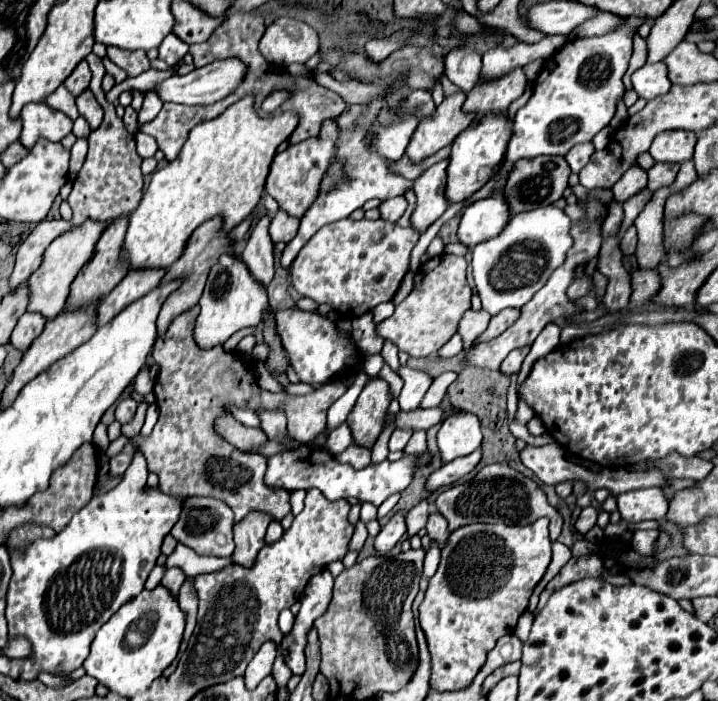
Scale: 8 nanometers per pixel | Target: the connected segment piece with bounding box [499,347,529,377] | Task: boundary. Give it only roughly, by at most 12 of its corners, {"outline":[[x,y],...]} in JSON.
{"outline":[[529,347],[515,349],[503,359],[499,371],[507,377],[519,373]]}

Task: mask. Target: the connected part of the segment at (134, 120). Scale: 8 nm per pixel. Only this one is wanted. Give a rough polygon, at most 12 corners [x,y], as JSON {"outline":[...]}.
{"outline":[[128,106],[122,120],[129,133],[138,131],[138,113]]}

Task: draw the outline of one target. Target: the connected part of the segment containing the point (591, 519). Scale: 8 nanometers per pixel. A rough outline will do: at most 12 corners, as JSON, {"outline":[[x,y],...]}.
{"outline":[[589,506],[583,509],[575,523],[585,535],[596,525],[598,510]]}

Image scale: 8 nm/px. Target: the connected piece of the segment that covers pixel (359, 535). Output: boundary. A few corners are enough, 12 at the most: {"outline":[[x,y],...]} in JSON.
{"outline":[[358,521],[349,550],[360,551],[368,537],[365,523]]}

